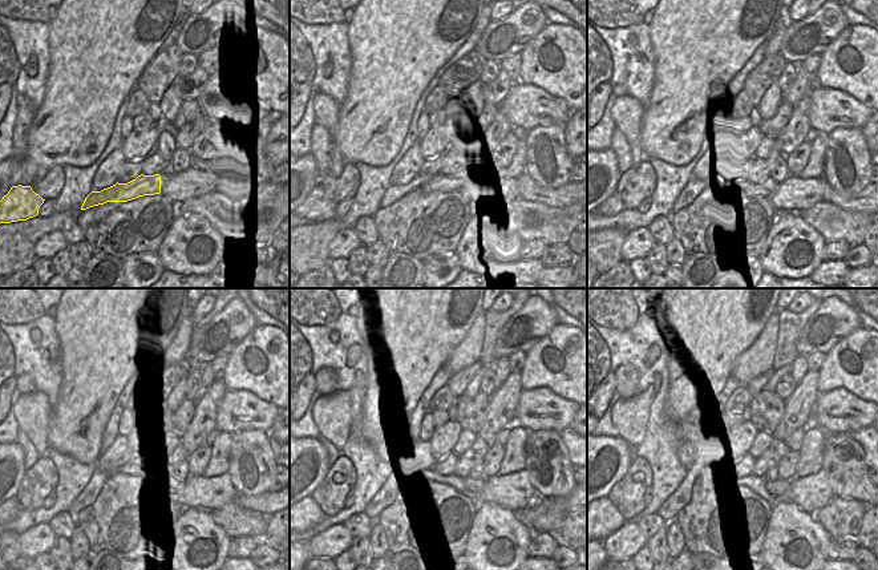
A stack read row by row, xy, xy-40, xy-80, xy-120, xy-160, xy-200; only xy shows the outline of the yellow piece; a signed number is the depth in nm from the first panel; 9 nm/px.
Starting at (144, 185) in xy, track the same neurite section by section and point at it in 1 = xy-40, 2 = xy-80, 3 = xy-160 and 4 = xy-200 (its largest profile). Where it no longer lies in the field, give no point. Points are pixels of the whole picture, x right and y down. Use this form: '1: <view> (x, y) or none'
1: xy-40 (440, 182)
2: xy-80 (767, 189)
3: xy-160 (476, 485)
4: xy-200 (777, 488)

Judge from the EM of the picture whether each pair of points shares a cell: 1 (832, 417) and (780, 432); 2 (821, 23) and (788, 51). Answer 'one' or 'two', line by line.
1: two
2: one

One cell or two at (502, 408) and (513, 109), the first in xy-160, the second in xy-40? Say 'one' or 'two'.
two

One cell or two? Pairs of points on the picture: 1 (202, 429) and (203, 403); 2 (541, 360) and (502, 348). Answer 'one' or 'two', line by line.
1: one
2: two

